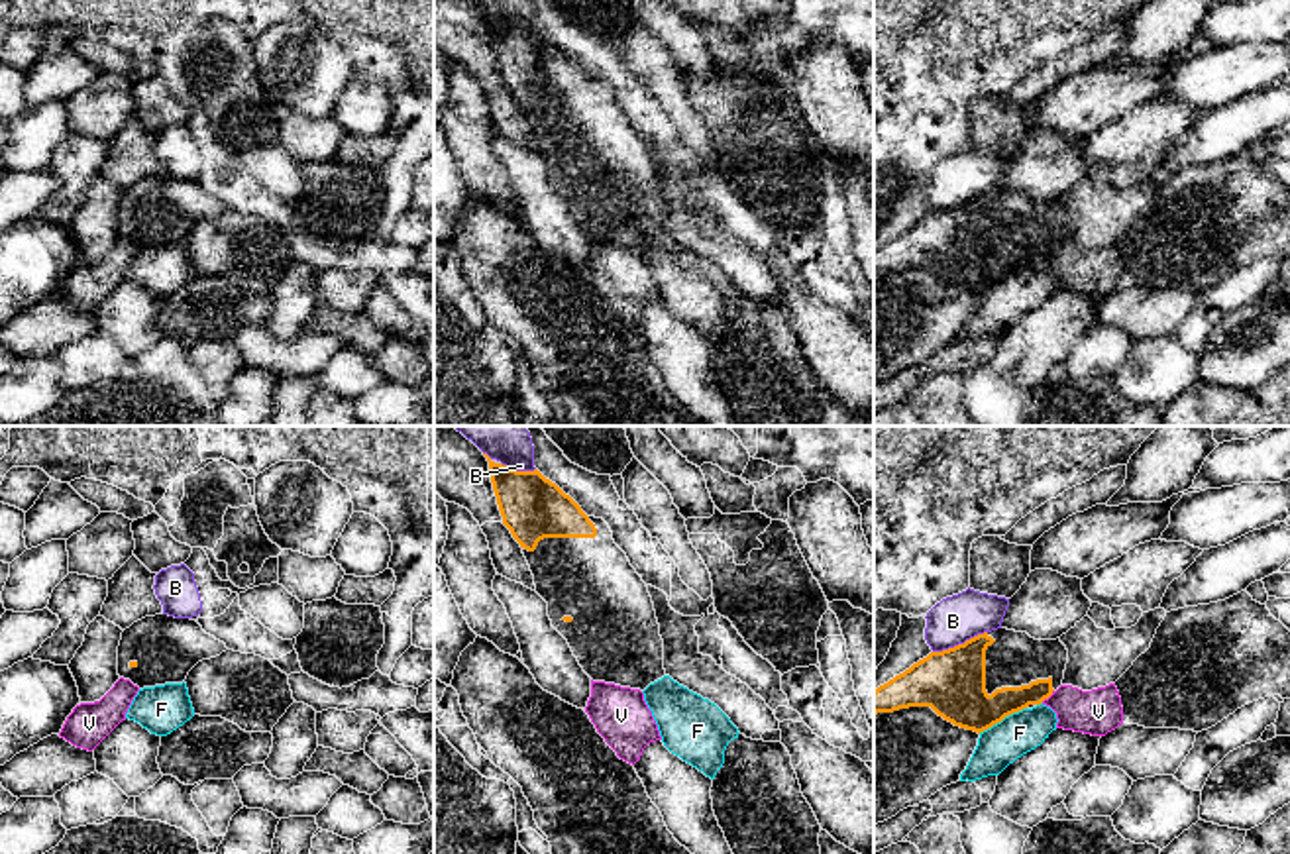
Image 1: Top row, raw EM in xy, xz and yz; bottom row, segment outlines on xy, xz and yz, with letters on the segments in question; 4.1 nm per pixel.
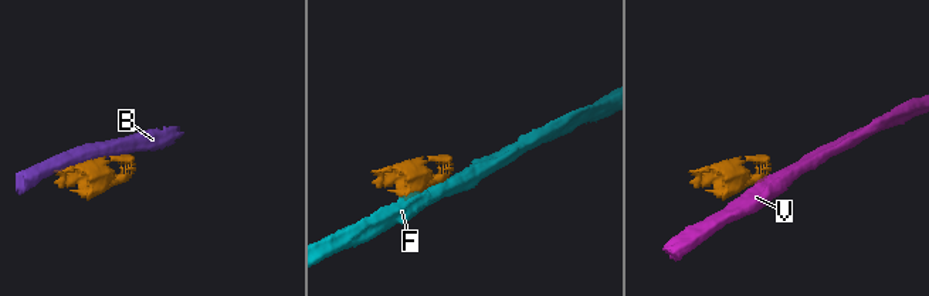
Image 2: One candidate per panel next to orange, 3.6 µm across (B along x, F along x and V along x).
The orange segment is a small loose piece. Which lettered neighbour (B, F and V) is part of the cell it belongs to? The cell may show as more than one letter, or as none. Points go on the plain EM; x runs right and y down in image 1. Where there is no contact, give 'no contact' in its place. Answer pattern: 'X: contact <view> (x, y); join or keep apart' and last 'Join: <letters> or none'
B: contact yz (959, 205); keep apart
F: contact yz (1002, 279); keep apart
V: contact yz (1047, 258); keep apart
Join: none

